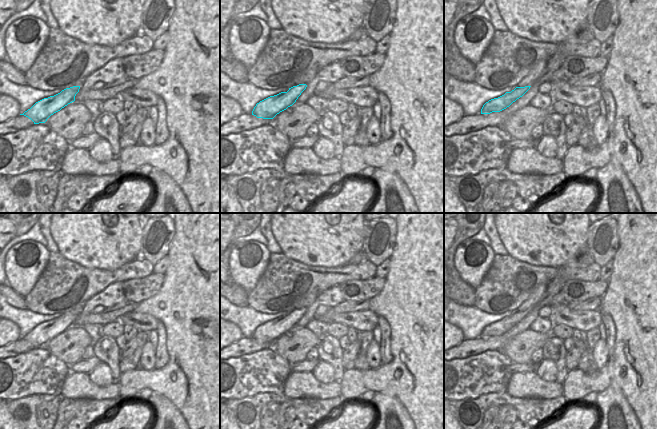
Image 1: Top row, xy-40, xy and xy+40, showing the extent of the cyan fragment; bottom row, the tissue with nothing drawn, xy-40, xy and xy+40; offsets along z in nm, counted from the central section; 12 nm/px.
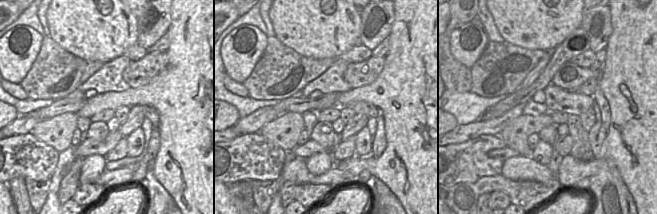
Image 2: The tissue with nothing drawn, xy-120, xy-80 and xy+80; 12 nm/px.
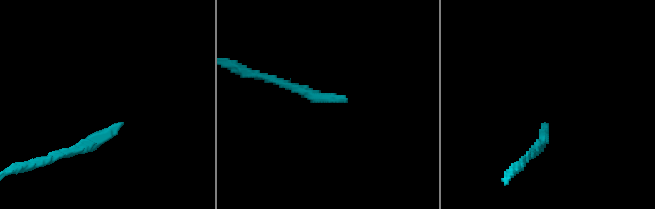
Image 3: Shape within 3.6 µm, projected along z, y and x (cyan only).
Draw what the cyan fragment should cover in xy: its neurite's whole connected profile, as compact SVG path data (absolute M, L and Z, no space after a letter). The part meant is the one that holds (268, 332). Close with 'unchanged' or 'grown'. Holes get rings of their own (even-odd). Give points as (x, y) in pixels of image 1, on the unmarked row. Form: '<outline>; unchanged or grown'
M309 294L297 310L289 312L287 316L281 316L270 320L256 328L252 339L257 342L273 343L277 338L292 330L301 317L306 313L307 308L316 300L318 294Z; grown

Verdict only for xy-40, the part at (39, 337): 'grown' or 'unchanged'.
unchanged

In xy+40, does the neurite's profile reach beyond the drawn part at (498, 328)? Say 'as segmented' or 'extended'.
extended

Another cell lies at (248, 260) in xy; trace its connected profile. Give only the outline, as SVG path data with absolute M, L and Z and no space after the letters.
M255 240L237 244L229 255L230 279L251 292L265 271L270 255L267 246Z

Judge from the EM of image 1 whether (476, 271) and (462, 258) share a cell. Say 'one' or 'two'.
one

